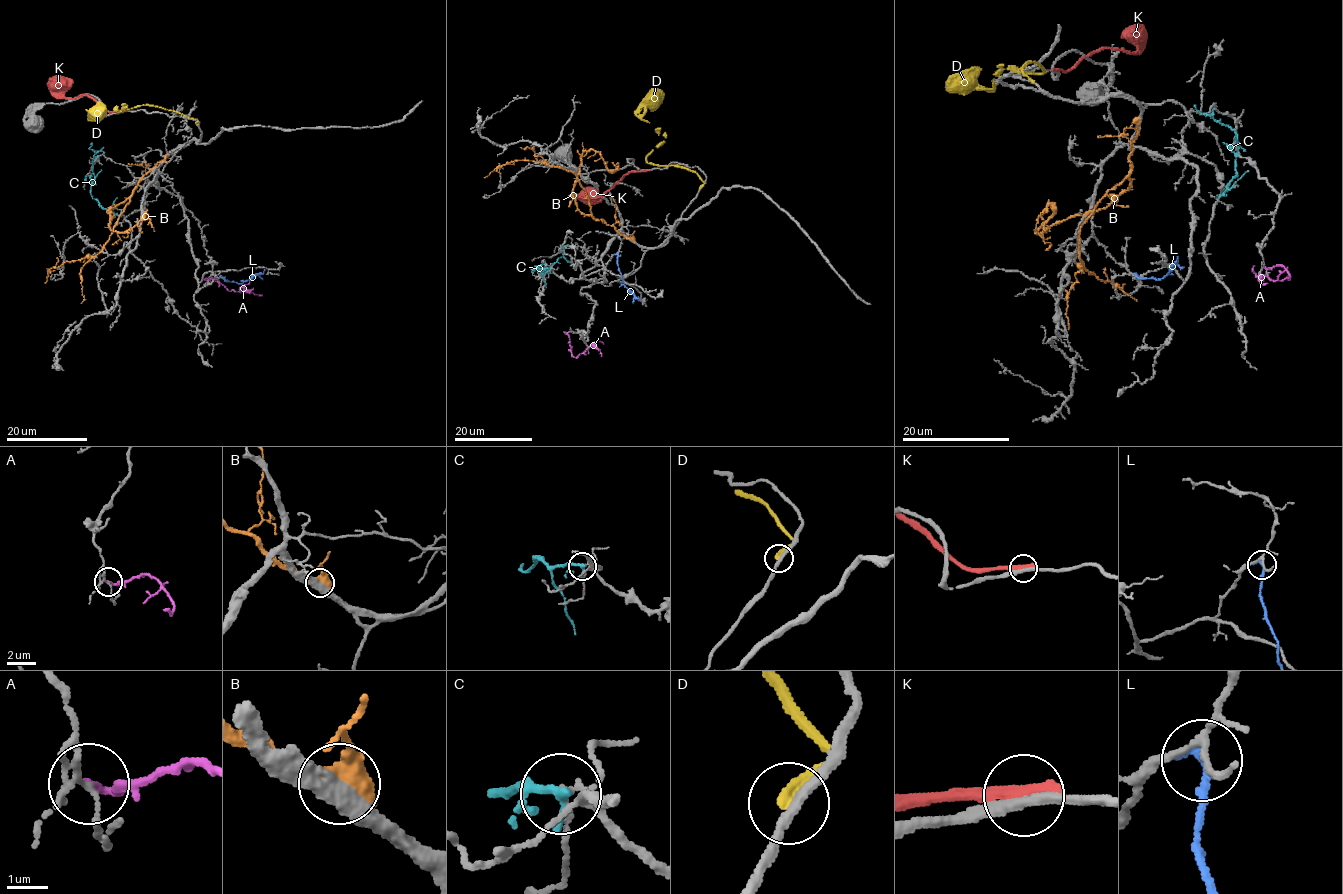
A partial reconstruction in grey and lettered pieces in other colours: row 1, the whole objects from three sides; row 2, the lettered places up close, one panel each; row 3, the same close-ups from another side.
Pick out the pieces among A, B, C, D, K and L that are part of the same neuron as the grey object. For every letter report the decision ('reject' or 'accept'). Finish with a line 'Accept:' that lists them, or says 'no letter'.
A: reject
B: reject
C: reject
D: reject
K: reject
L: reject
Accept: no letter

